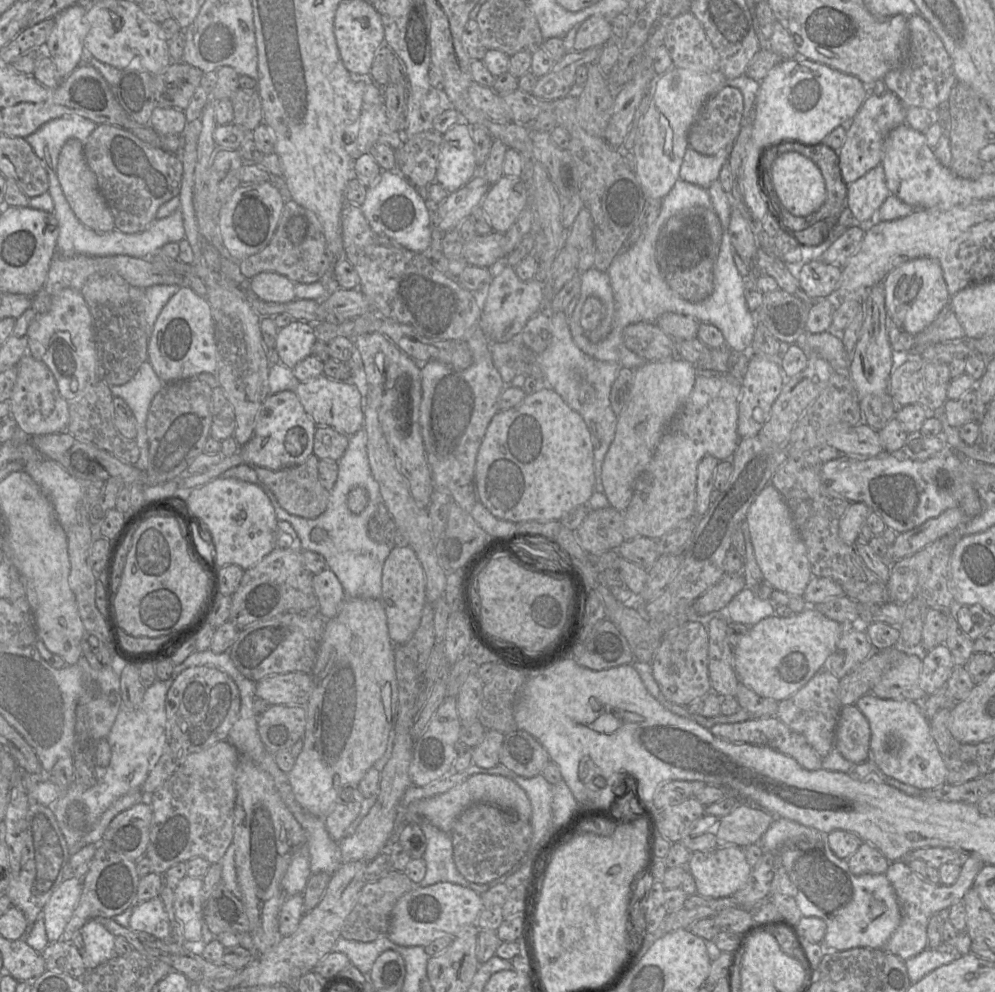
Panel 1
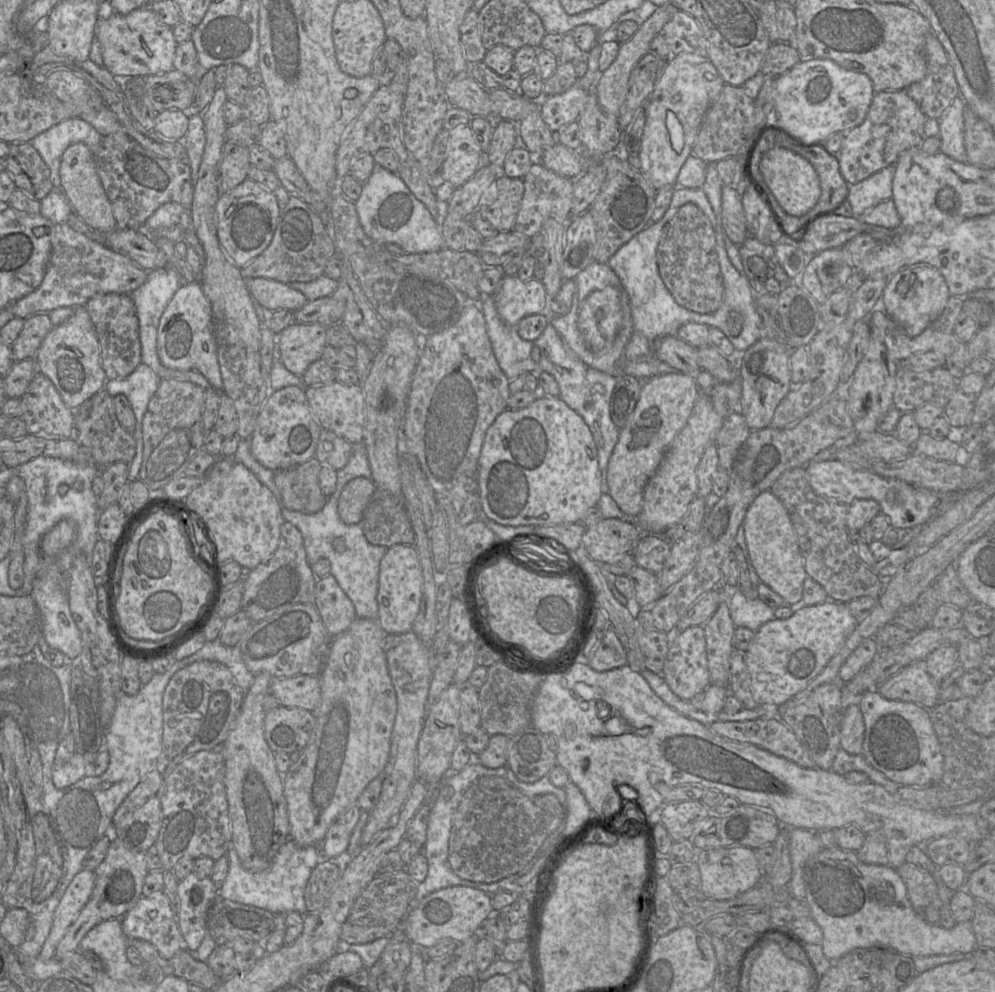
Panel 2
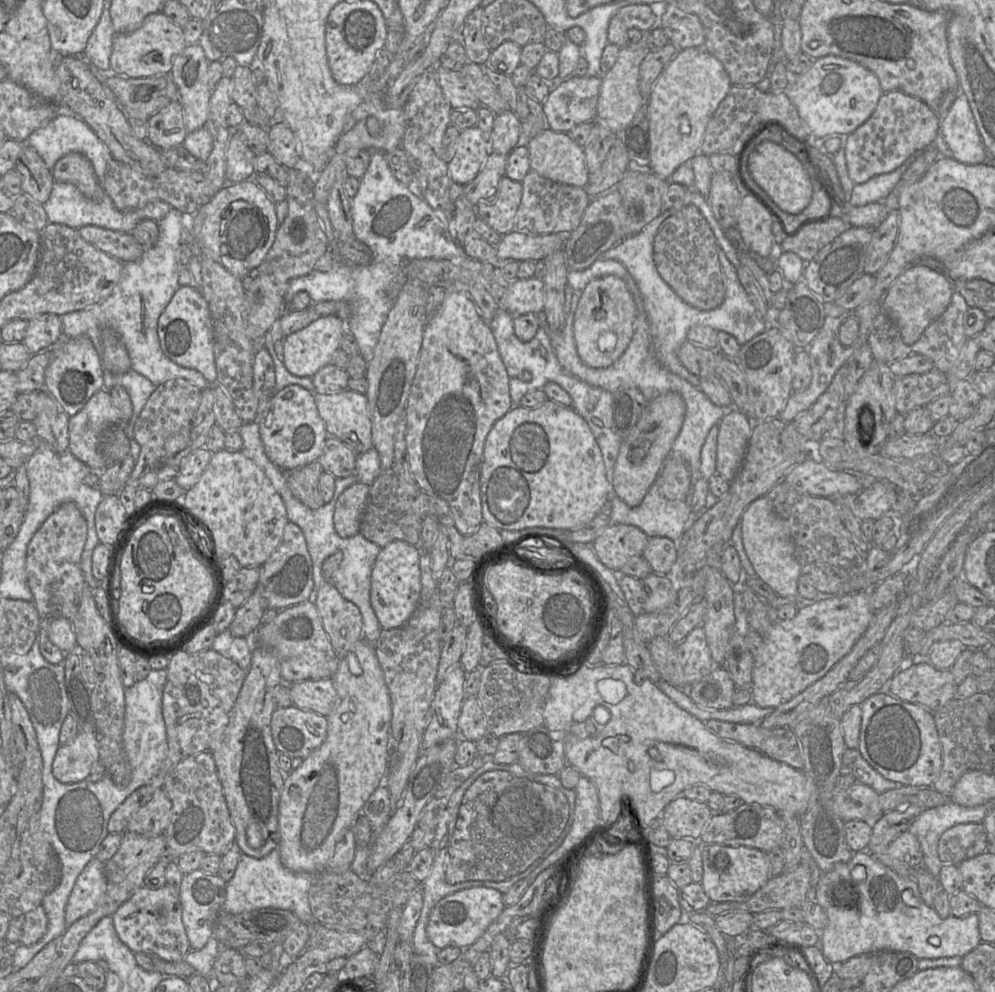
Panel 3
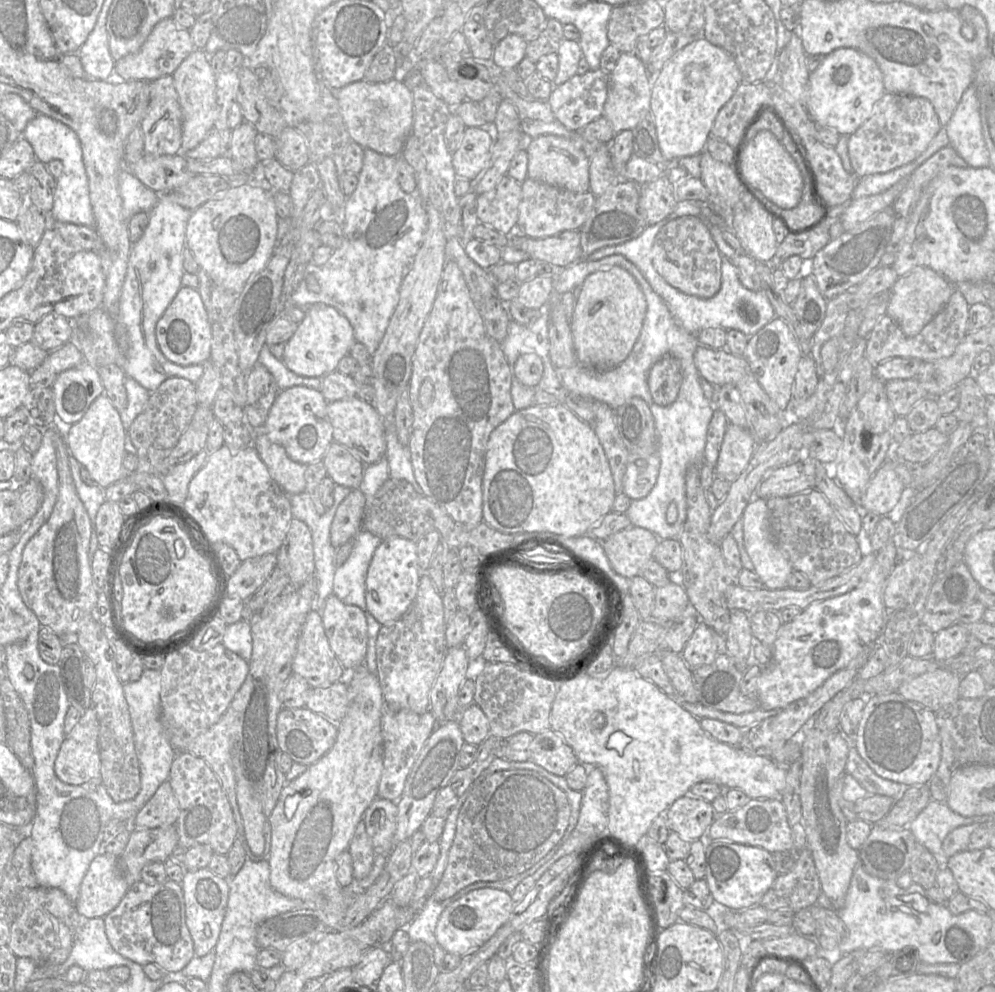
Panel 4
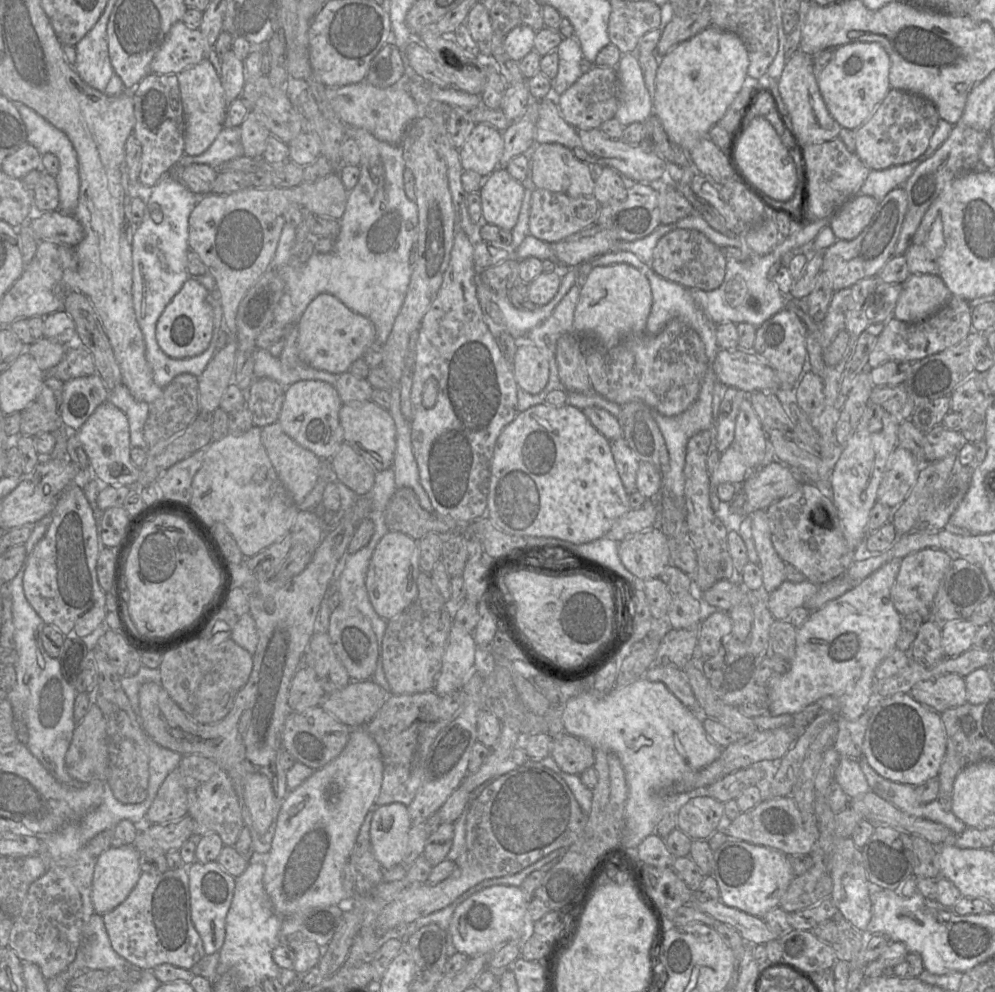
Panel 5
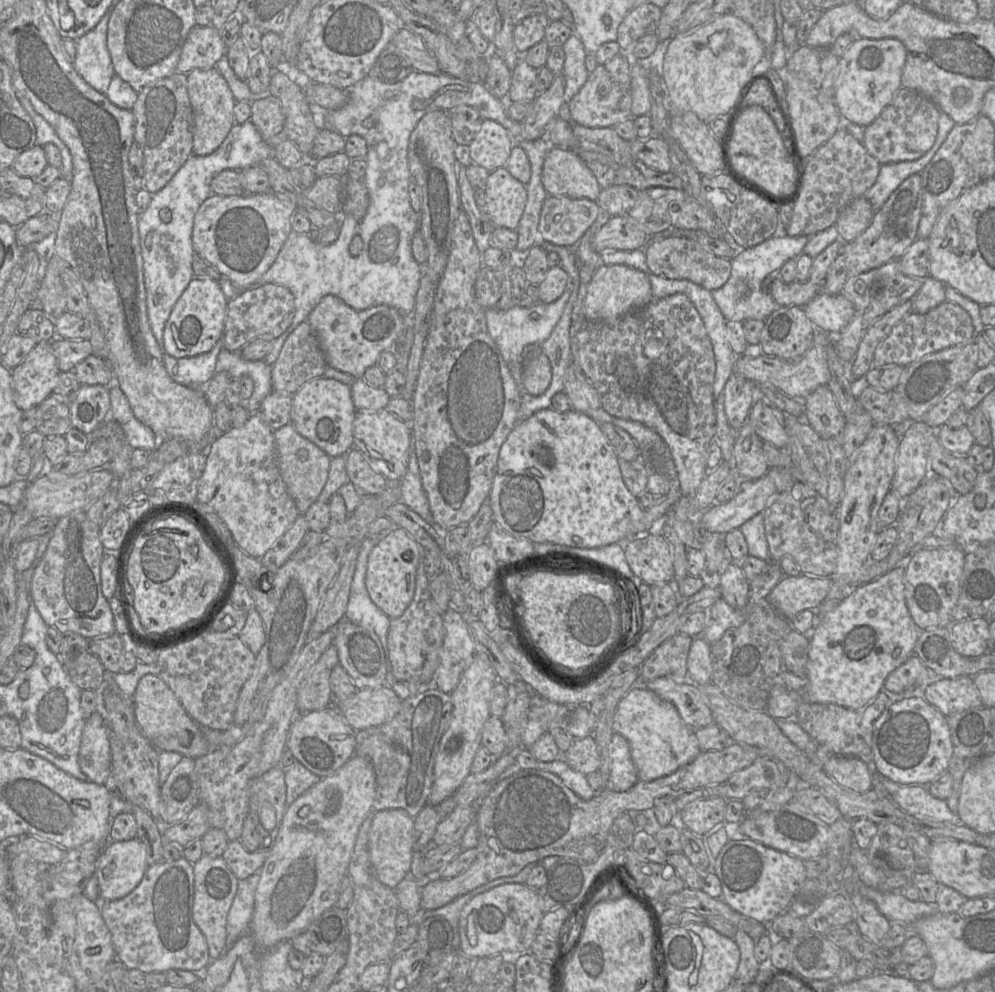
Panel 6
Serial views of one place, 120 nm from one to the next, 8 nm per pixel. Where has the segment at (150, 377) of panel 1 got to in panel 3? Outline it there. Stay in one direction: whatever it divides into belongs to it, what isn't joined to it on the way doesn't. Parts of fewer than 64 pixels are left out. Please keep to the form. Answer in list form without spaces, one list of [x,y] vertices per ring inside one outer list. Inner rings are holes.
[[[131,369],[123,374],[112,374],[104,370],[104,387],[102,389],[110,392],[115,385],[123,386],[132,402],[133,413],[127,424],[124,424],[124,432],[130,440],[130,454],[137,460],[140,455],[140,445],[134,437],[134,425],[156,386],[147,377]]]

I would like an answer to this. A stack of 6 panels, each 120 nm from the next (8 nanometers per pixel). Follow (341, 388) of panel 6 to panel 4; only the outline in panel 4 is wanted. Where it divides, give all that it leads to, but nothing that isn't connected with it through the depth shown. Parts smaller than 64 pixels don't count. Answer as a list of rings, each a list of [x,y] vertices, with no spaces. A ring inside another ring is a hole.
[[[292,386],[280,390],[262,426],[268,438],[281,445],[289,458],[300,464],[309,465],[322,460],[333,442],[332,426],[327,416],[328,402],[320,390],[307,386]]]

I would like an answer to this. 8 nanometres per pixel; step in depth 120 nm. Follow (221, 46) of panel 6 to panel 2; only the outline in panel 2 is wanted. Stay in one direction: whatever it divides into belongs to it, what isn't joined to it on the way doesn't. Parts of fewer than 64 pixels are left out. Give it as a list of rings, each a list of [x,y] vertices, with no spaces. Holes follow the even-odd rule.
[[[141,7],[126,15],[113,13],[109,18],[99,18],[95,38],[102,49],[103,67],[115,78],[145,77],[165,74],[173,69],[178,43],[172,27],[163,24],[149,7]]]

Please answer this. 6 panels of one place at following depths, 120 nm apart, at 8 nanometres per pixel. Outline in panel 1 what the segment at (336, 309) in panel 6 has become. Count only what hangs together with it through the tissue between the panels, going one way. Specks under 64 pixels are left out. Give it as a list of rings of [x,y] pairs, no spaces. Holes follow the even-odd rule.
[[[293,321],[277,332],[275,349],[281,364],[293,369],[295,365],[312,354],[316,342],[313,325],[305,321]]]

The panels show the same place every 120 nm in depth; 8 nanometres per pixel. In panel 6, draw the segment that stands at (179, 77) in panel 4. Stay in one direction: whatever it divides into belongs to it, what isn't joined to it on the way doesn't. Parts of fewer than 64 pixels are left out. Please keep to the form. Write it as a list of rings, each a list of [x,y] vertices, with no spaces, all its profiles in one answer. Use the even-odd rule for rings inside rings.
[[[216,67],[193,69],[187,74],[187,91],[193,111],[193,154],[205,156],[212,154],[224,141],[235,124],[235,99]]]

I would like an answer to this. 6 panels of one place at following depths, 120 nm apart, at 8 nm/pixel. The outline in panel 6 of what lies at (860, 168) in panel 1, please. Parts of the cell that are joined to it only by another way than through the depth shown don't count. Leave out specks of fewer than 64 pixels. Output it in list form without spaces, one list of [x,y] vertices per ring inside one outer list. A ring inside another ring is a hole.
[[[901,87],[881,114],[865,127],[863,145],[867,152],[881,165],[912,161],[923,156],[933,146],[940,110],[922,94]]]

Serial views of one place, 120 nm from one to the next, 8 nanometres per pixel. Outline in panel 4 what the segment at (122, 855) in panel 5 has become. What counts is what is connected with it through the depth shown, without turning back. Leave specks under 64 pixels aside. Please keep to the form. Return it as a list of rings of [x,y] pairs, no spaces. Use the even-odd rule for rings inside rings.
[[[101,852],[90,863],[81,882],[75,910],[83,919],[104,918],[122,900],[129,889],[119,866],[119,857]]]

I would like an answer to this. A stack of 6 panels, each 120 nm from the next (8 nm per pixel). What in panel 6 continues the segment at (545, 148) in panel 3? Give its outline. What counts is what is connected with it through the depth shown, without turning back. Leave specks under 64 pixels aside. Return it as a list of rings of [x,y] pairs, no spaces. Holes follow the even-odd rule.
[[[551,147],[543,164],[541,181],[548,196],[597,201],[601,187],[585,163],[570,149]]]

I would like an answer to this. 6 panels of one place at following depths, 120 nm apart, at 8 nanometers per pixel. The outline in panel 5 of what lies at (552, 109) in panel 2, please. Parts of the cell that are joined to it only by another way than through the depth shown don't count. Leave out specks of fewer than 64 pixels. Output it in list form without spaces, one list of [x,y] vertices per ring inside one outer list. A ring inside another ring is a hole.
[[[594,66],[557,96],[556,103],[562,118],[568,124],[580,129],[597,129],[603,122],[615,116],[619,106],[619,91],[616,67]]]

